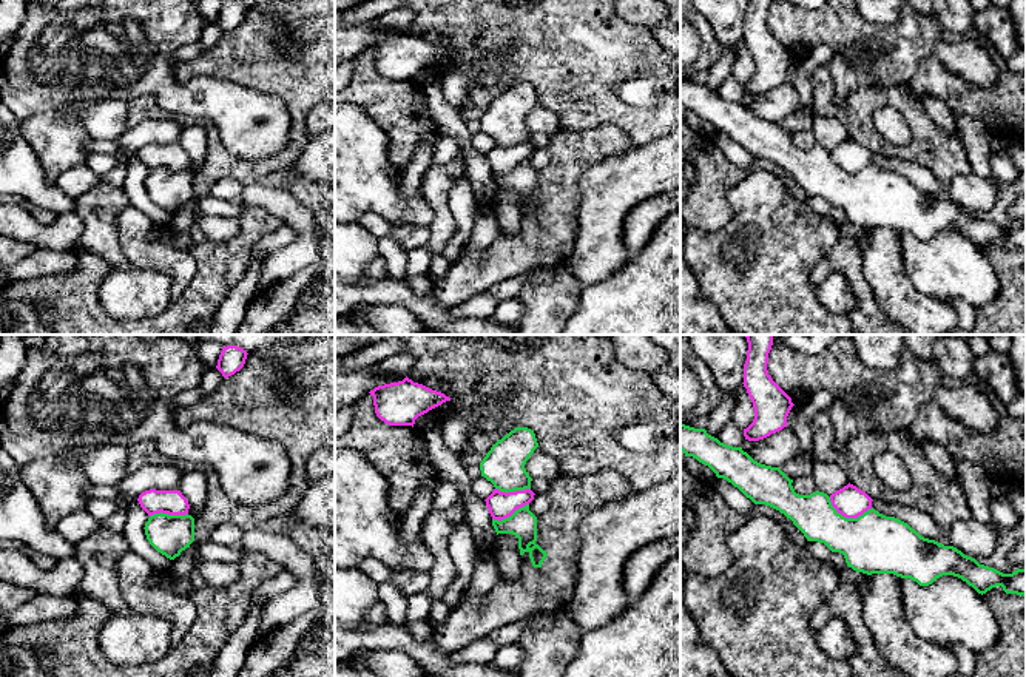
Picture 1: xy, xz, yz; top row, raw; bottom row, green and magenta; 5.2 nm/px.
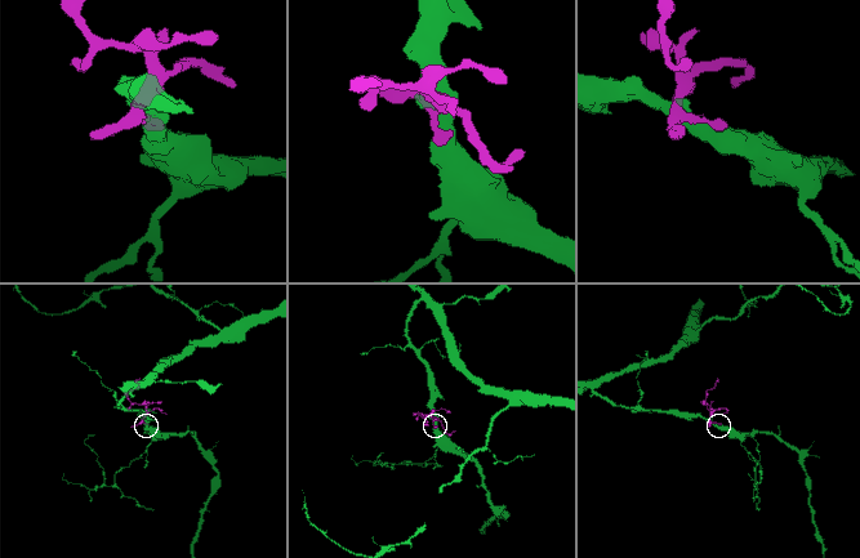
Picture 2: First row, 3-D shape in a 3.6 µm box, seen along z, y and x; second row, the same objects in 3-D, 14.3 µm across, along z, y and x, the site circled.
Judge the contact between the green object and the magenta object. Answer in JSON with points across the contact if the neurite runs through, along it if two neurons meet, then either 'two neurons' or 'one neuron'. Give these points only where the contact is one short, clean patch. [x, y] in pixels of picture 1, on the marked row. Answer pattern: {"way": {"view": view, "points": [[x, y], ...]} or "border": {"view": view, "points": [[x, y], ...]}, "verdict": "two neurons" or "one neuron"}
{"verdict": "two neurons"}

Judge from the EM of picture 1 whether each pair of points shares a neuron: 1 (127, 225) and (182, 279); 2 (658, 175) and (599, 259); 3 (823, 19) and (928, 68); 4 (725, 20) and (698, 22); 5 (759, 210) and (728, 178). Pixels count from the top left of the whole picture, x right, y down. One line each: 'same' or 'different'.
1: same
2: same
3: different
4: different
5: different

